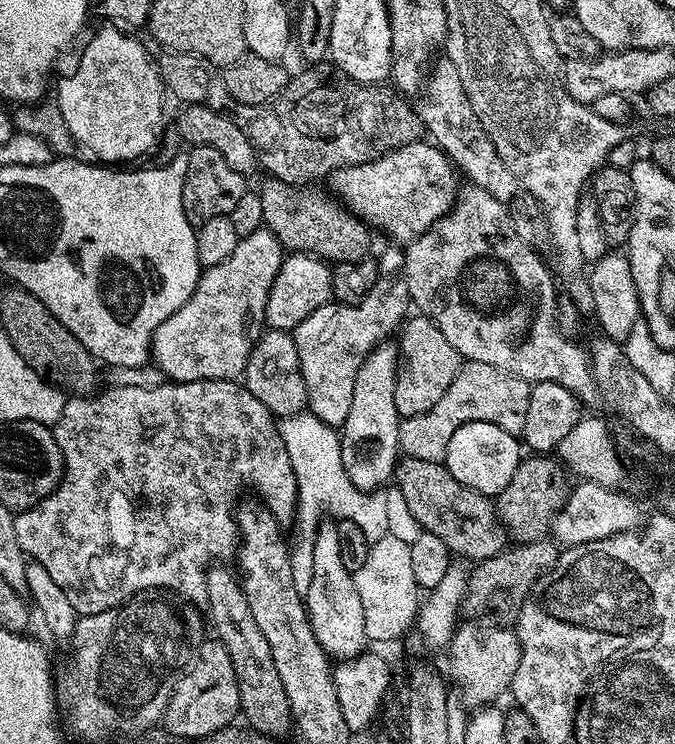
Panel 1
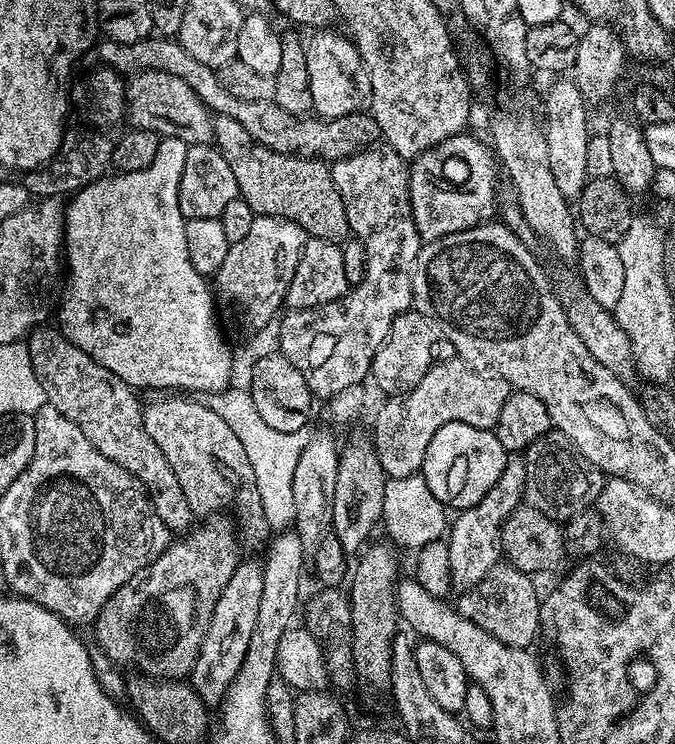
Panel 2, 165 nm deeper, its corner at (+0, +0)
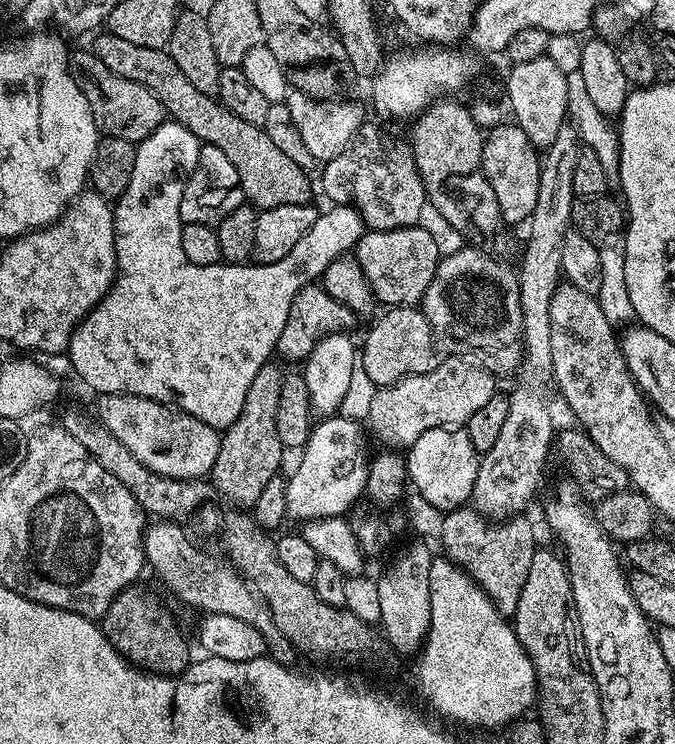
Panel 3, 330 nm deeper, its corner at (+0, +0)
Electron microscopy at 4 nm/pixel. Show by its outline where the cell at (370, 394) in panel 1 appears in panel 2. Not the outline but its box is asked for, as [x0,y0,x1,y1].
[332,433,387,553]

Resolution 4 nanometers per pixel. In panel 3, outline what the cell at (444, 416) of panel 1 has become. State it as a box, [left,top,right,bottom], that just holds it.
[367,355,497,450]

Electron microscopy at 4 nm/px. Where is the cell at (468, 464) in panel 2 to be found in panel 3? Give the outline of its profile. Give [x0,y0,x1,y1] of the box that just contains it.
[406,428,480,510]

